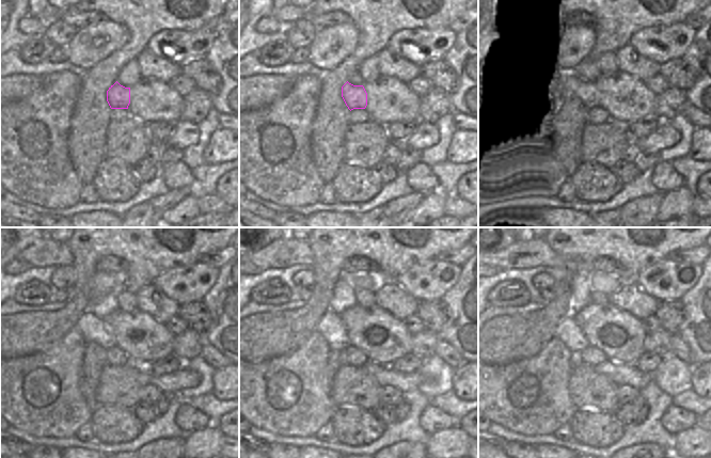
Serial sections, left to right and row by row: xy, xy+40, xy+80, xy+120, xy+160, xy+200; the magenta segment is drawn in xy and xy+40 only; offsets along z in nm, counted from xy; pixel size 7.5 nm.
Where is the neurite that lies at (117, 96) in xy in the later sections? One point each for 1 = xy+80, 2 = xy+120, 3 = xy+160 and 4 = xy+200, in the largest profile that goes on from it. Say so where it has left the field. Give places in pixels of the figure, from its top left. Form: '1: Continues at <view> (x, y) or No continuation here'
1: Continues at xy+80 (568, 82)
2: Continues at xy+120 (94, 329)
3: Continues at xy+160 (331, 328)
4: Continues at xy+200 (568, 332).

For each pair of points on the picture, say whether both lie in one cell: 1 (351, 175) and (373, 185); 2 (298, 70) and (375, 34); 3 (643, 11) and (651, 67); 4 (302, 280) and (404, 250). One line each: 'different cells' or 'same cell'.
1: same cell
2: different cells
3: different cells
4: different cells

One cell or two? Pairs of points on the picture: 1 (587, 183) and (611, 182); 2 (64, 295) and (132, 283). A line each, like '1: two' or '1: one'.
1: one
2: two

